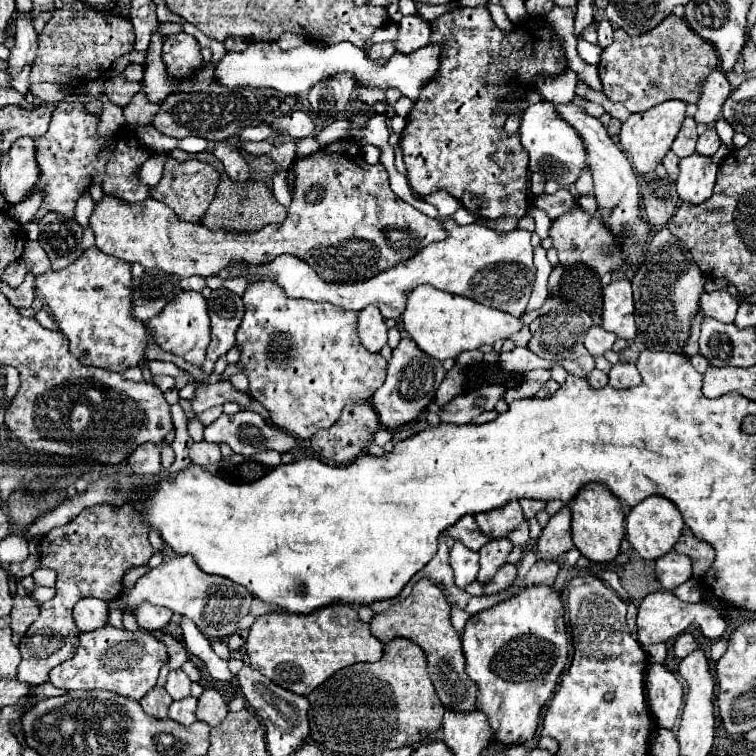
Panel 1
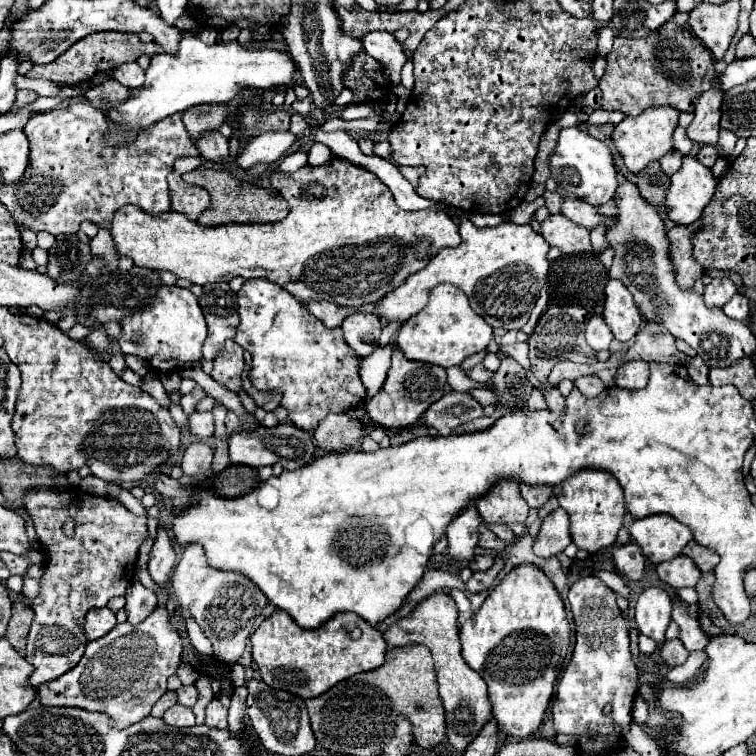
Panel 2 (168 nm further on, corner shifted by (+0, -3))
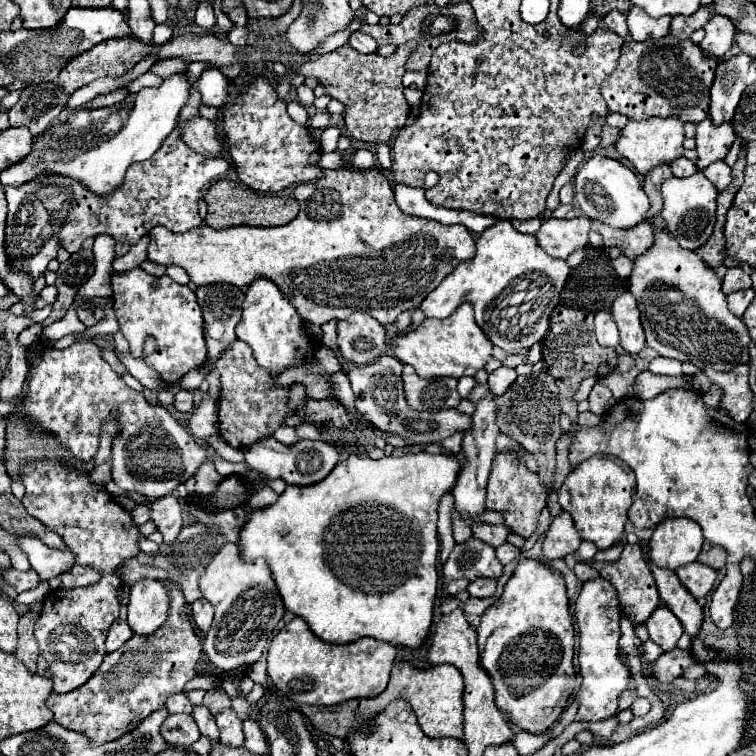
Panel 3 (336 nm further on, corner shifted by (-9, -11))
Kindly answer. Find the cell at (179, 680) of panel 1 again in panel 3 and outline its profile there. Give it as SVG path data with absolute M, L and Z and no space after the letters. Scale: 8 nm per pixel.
M194 707L194 713L192 713L198 729L202 735L206 735L210 741L212 741L212 747L216 747L220 743L220 737L218 737L218 727L216 727L216 721L212 717L212 713L206 709L206 707Z

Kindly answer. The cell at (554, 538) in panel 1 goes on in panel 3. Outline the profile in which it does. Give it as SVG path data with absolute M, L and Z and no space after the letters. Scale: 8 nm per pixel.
M562 511L558 517L552 519L550 529L544 537L544 557L546 559L562 559L570 553L576 553L582 539L574 527L570 513Z

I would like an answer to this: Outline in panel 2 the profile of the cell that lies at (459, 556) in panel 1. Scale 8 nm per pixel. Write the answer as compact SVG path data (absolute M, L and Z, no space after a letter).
M469 505L463 509L457 519L447 527L447 543L449 543L449 553L453 559L461 565L467 565L475 557L475 547L477 547L477 529L481 525L481 517L475 509L475 505Z

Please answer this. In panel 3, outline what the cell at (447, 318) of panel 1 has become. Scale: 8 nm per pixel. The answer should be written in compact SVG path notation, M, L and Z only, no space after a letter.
M464 303L446 319L424 319L416 329L402 333L394 341L394 355L416 369L422 379L474 377L490 359L492 343L474 321L470 303Z

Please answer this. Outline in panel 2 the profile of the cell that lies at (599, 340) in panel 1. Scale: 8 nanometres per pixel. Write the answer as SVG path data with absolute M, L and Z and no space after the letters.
M593 315L587 323L585 339L591 349L601 351L601 349L609 349L609 343L613 341L613 333L609 331L609 327L605 325L605 321L599 315Z

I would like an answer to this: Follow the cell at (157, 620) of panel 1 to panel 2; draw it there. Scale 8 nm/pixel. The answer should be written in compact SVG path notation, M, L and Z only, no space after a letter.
M133 581L129 585L129 591L125 593L127 605L125 605L125 613L127 613L127 621L131 625L139 625L141 621L147 619L147 615L153 613L153 609L157 607L157 597L151 589L145 589L139 581Z

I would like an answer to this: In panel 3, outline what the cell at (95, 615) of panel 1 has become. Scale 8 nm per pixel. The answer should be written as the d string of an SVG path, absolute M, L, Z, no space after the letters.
M122 619L114 621L110 631L108 631L108 637L106 637L106 649L108 649L108 653L118 651L130 637L132 637L132 629L128 627L128 623L122 621Z

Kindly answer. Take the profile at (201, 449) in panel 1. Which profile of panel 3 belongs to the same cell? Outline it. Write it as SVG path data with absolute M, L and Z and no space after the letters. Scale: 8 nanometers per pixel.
M206 461L200 471L196 473L196 493L200 495L210 495L216 491L216 487L220 485L222 475L218 475L218 471L214 469L214 465L210 461Z

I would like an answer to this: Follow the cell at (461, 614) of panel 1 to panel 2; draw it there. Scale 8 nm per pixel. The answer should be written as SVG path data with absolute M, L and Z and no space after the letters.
M451 591L451 597L453 597L453 601L455 601L457 609L459 609L459 615L469 617L471 615L471 603L469 603L467 595L463 591Z

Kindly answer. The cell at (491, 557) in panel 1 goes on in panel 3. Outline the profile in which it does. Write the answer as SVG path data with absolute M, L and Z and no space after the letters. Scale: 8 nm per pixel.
M474 535L454 549L444 563L444 579L468 579L474 581L478 577L498 579L502 575L502 565L496 559L494 547L482 543Z

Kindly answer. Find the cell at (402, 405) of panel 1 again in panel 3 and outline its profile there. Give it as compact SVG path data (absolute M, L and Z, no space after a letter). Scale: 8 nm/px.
M404 365L404 391L406 401L414 411L444 411L454 409L460 403L460 395L456 391L454 377L438 377L438 379L420 379L416 371Z

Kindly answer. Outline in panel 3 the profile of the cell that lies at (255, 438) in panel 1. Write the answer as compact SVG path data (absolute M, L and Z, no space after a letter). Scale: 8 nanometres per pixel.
M266 437L254 445L250 445L248 449L244 449L246 455L246 463L258 471L264 473L268 479L284 479L288 485L314 485L318 481L322 481L324 477L328 477L328 473L336 467L336 463L340 461L340 453L334 445L328 445L324 441L298 441L292 447L286 447L282 443L278 443L274 437Z

